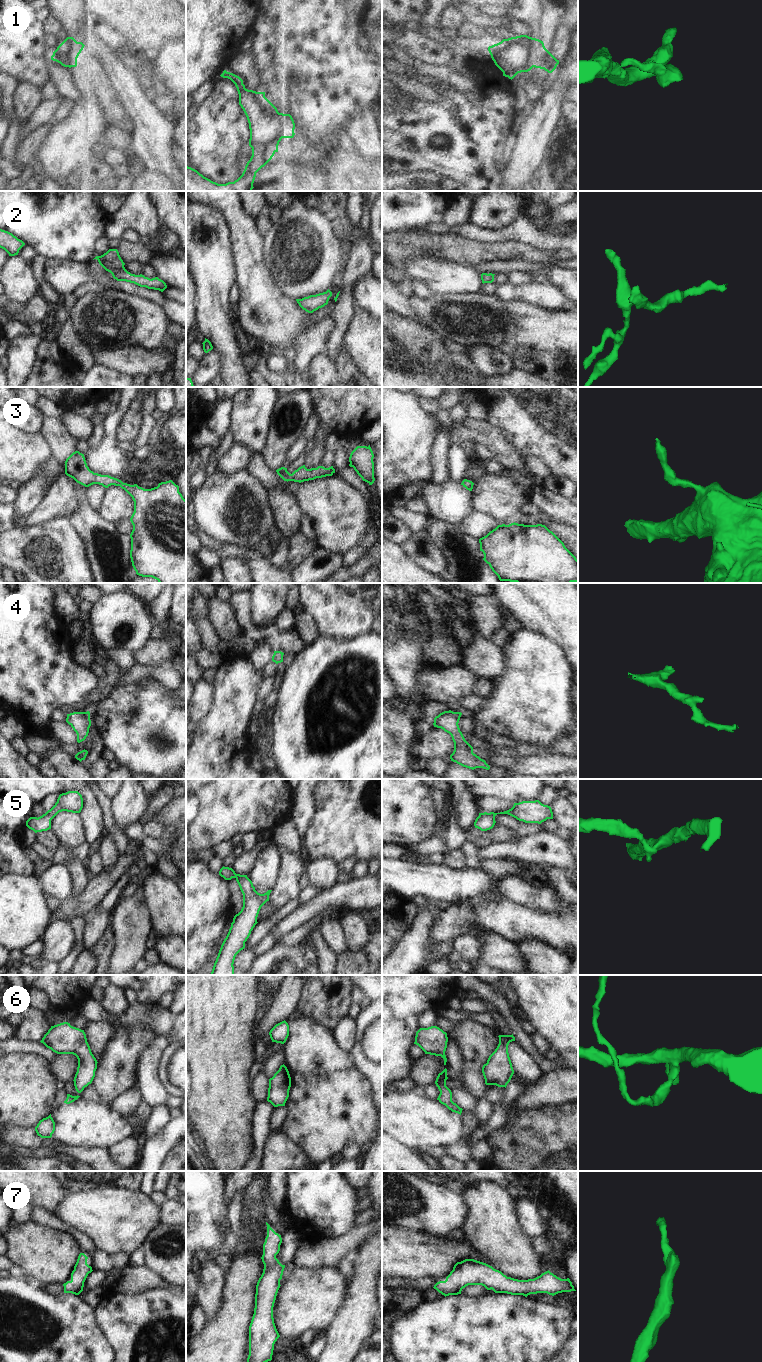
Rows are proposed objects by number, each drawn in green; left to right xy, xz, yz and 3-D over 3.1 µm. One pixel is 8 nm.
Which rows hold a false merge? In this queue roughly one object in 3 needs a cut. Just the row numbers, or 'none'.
1.

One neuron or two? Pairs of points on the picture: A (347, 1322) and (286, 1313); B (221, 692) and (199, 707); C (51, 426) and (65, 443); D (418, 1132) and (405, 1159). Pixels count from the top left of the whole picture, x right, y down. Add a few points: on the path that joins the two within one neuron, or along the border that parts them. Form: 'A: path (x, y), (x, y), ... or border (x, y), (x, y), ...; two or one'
A: border (343, 1299), (333, 1320), (322, 1332); two
B: border (212, 683), (212, 703), (206, 715), (200, 720); two
C: path (52, 430), (61, 439); one
D: border (392, 1137), (411, 1150); two

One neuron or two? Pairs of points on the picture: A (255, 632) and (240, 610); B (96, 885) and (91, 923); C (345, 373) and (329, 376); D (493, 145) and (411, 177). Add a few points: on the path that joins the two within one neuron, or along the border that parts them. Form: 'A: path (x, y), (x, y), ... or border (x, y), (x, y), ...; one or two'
A: path (250, 627), (244, 621), (243, 615); one
B: border (97, 905), (81, 916); two
C: border (332, 361), (340, 376); two
D: border (403, 171), (411, 169), (429, 170), (449, 179); two

